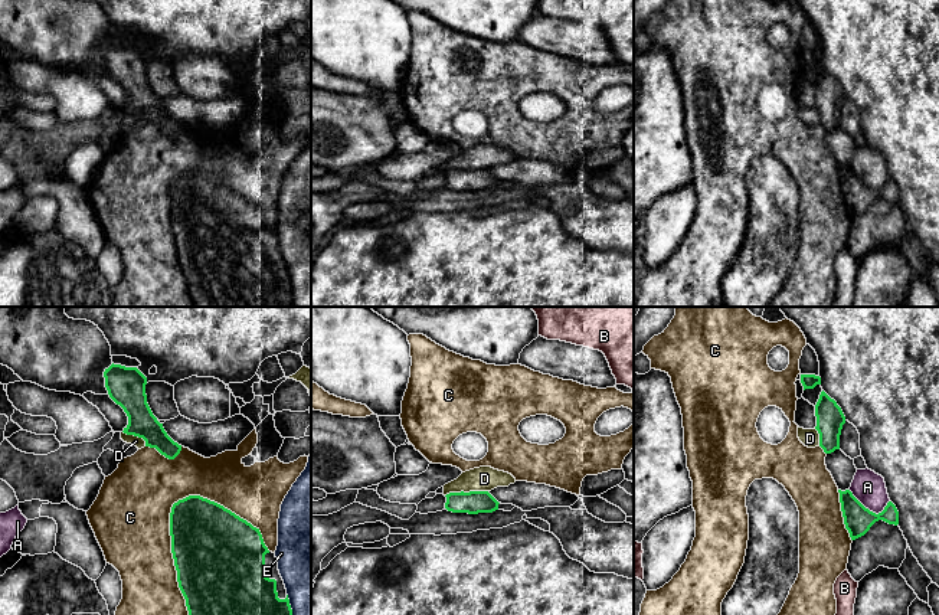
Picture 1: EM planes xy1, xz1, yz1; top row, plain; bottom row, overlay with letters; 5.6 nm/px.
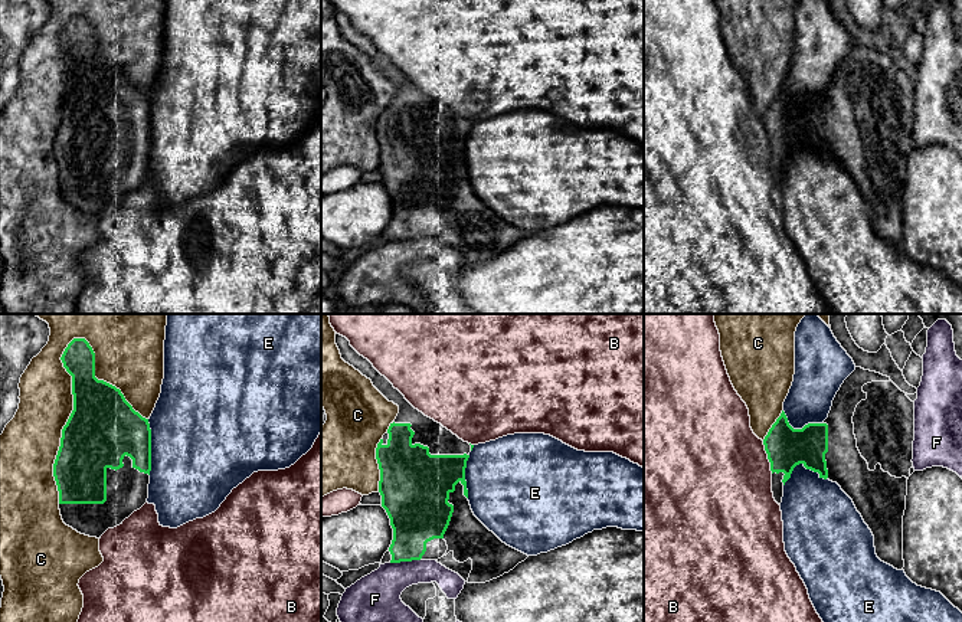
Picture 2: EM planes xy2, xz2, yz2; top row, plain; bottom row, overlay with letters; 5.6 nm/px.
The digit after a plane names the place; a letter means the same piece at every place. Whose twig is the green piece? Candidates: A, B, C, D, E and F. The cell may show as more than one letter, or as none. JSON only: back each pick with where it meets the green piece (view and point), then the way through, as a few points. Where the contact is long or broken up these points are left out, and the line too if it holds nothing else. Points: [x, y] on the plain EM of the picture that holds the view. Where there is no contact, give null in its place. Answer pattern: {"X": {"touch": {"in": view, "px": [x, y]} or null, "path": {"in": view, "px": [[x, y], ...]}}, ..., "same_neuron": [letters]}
{"same_neuron": []}

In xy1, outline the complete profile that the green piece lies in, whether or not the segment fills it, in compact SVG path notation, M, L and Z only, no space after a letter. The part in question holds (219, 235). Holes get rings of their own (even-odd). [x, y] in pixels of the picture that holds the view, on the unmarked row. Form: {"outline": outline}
{"outline": "M189 173L183 177L179 177L171 184L170 213L179 265L186 277L186 284L194 307L292 307L292 287L284 258L278 248L278 238L275 230L269 229L265 223L259 206L253 205L251 200L215 179L200 173Z"}

